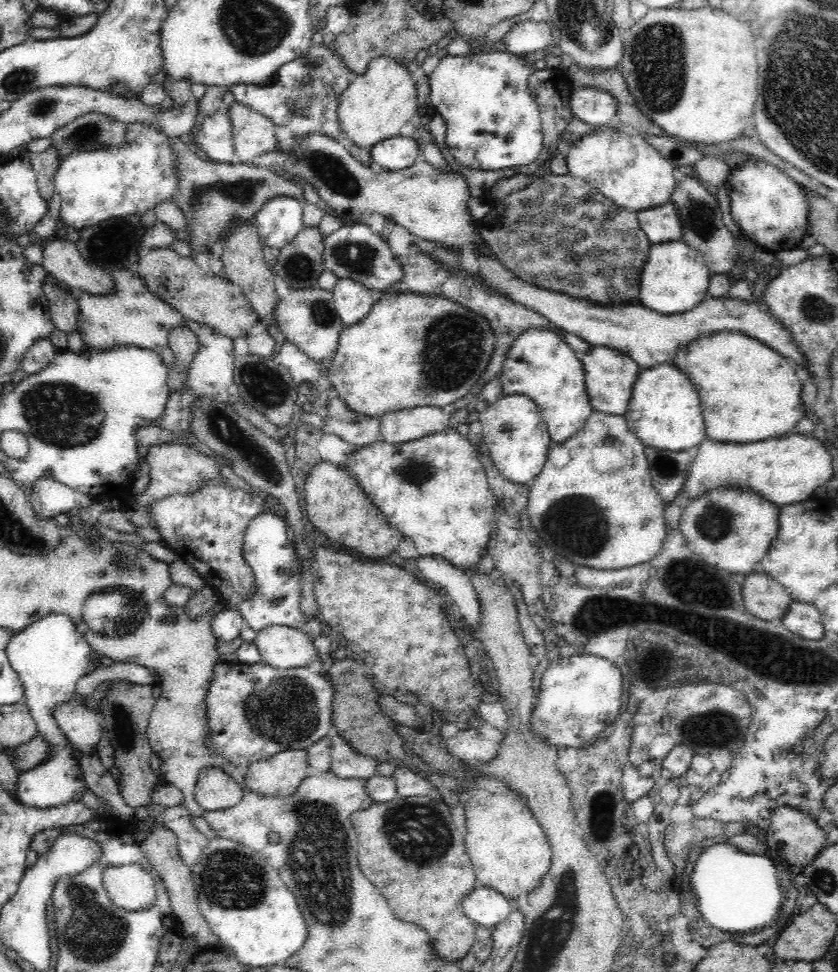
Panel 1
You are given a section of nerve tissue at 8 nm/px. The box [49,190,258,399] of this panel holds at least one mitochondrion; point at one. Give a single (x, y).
(119, 228)

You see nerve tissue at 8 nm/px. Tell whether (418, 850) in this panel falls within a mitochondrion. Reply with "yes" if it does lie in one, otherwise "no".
yes

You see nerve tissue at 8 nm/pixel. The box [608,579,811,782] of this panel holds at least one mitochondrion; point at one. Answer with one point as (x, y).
(720, 729)

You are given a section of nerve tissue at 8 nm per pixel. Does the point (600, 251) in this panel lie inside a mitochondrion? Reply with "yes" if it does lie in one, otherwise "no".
yes

